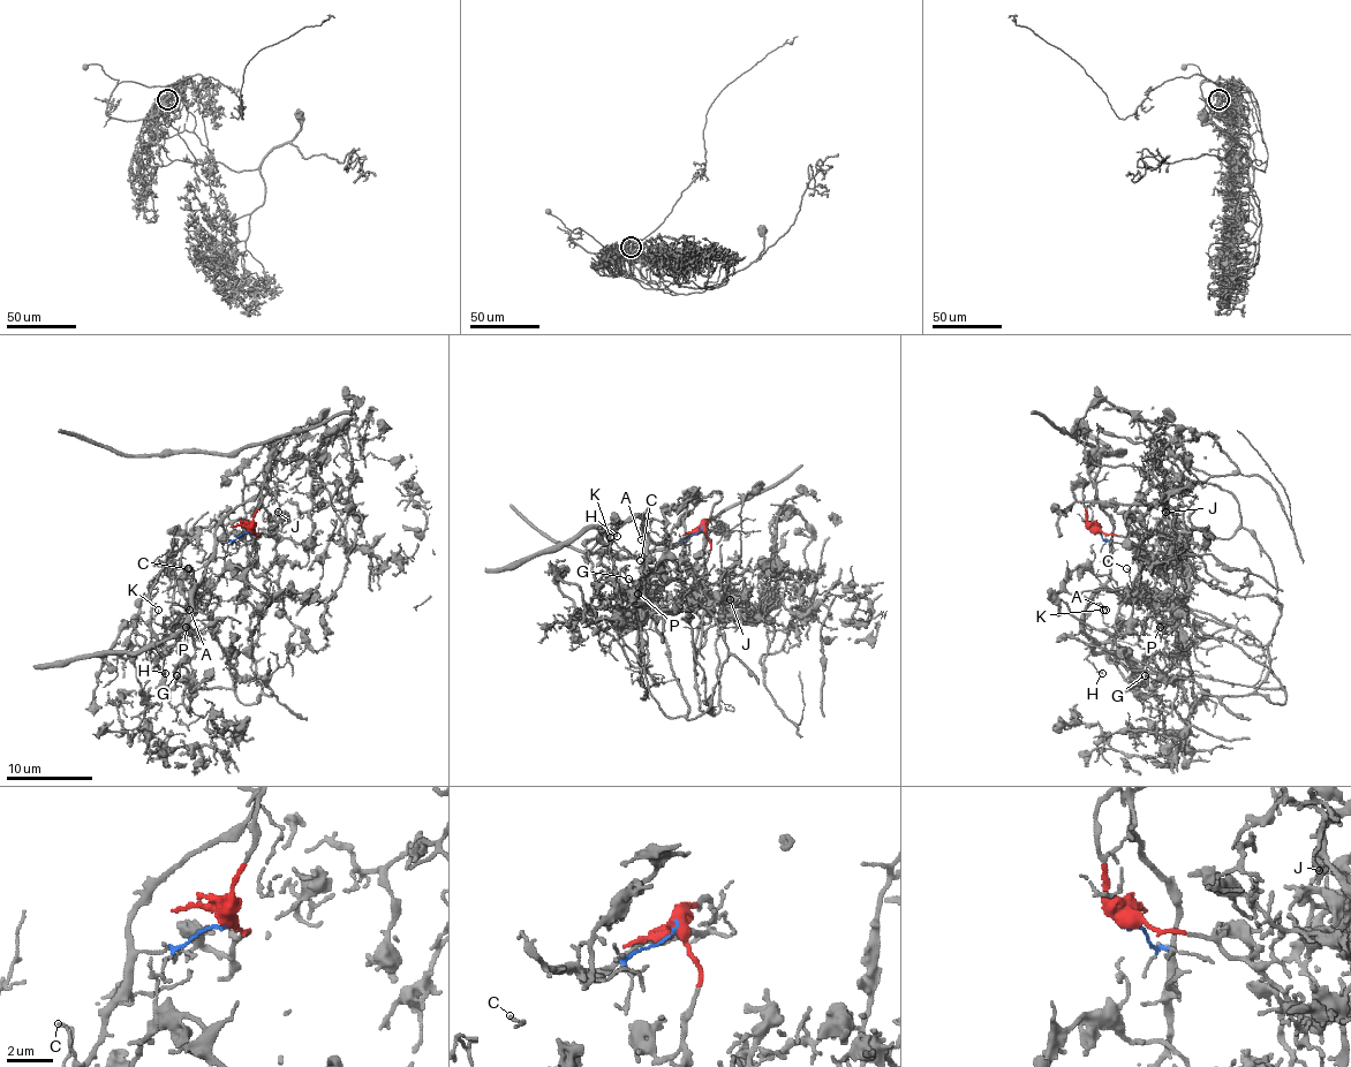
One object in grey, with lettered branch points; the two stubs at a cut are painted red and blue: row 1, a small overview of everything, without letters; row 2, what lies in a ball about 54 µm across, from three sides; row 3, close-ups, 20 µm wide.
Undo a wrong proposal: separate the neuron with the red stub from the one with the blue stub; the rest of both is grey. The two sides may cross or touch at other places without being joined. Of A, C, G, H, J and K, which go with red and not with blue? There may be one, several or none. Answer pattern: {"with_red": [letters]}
{"with_red": ["G", "J"]}

